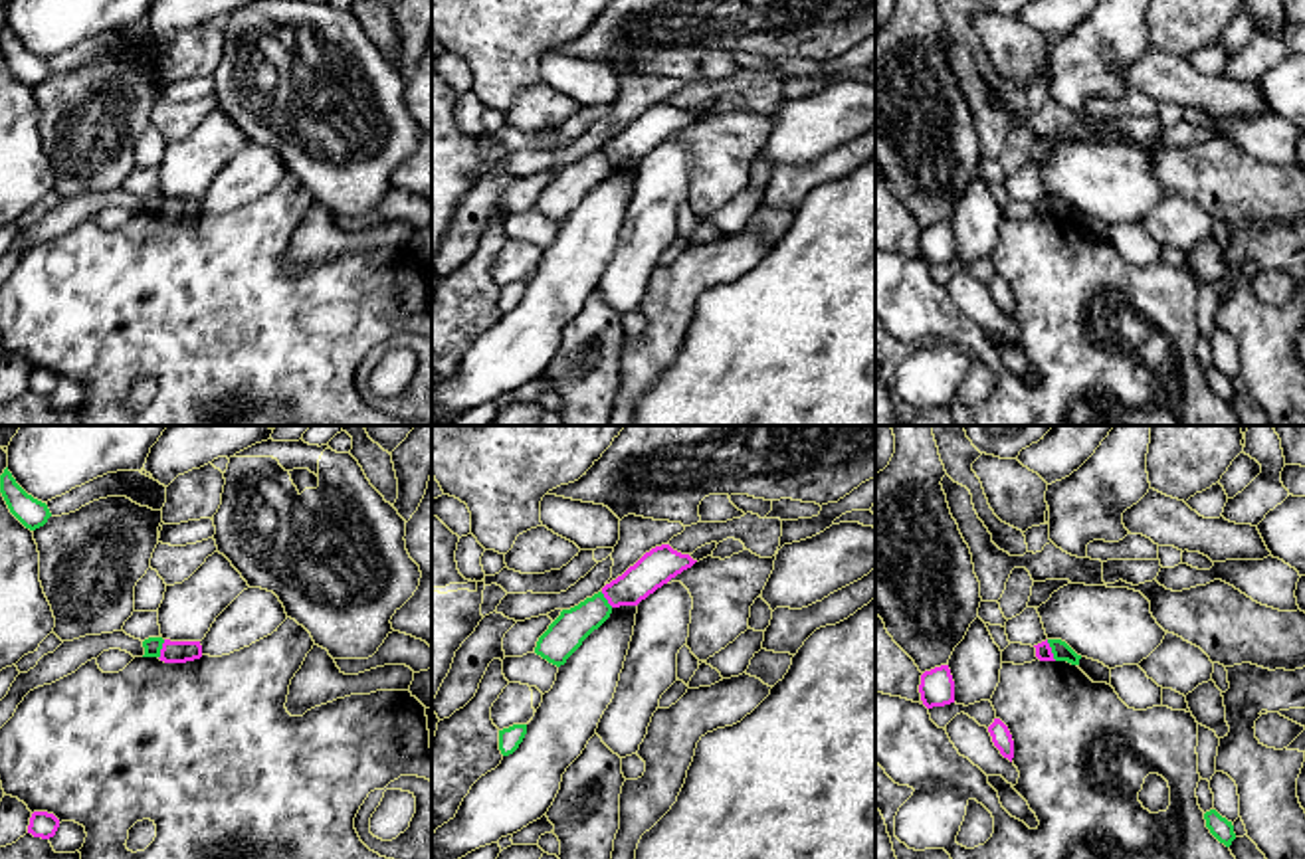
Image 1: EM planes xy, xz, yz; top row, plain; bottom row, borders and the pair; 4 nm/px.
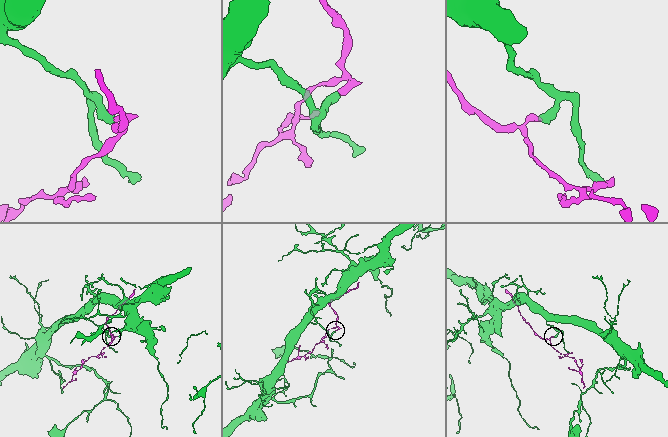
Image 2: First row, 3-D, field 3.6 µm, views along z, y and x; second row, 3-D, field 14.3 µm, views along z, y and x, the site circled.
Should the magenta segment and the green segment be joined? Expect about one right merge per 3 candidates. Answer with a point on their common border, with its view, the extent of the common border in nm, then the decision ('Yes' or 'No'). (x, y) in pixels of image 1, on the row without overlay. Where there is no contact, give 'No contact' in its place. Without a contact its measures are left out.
Touches magenta at yz (1050, 206). Shared border 100 nm. No

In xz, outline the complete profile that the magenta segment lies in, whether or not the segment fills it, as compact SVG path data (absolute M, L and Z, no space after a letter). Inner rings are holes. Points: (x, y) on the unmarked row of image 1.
M661 101L646 109L622 133L602 144L604 154L612 164L638 162L671 135L691 125L697 117L689 111Z

